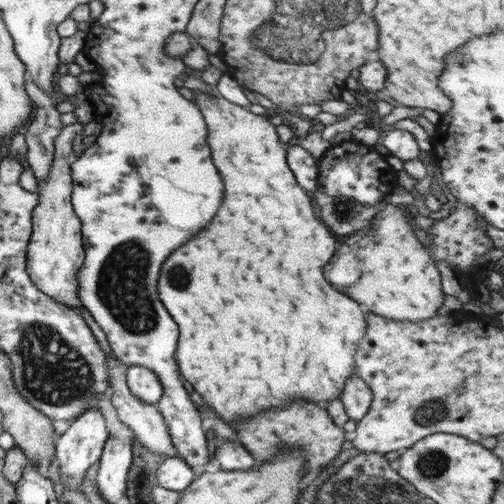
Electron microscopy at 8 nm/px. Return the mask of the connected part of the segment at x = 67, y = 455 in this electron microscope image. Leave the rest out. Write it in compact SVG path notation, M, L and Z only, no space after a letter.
M88 410L74 418L70 428L68 428L66 433L62 434L62 436L55 442L55 457L58 459L60 467L59 473L65 487L68 487L69 489L77 489L81 485L84 475L90 472L91 469L95 471L96 464L98 464L103 451L103 446L106 444L108 438L106 419L104 419L104 415L102 415L99 410Z

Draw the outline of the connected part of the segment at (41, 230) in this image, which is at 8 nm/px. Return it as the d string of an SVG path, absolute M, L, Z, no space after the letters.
M74 123L64 125L55 138L55 151L50 173L45 181L37 183L38 204L32 213L32 234L27 246L27 271L32 282L44 294L54 300L69 306L78 314L83 303L78 298L77 272L84 264L85 250L81 235L81 220L76 216L71 194L73 180L71 179L71 162L74 158L72 144L74 138L82 135L84 125Z

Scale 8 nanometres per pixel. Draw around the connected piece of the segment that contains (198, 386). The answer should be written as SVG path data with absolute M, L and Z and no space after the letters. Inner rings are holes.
M212 88L212 93L210 94L193 90L193 101L205 117L208 129L207 140L210 148L212 148L212 160L214 160L214 166L218 168L218 172L220 172L220 176L224 180L224 200L222 200L222 208L212 218L212 222L166 258L157 280L160 302L162 302L164 308L166 308L174 322L179 326L179 339L175 359L180 368L180 375L192 384L194 390L200 394L206 403L206 406L212 408L222 420L226 420L228 425L236 422L236 420L240 420L240 418L250 418L250 416L254 416L254 414L258 414L258 412L262 412L266 408L282 406L284 402L300 400L300 398L302 400L312 400L312 403L325 407L330 400L340 399L346 380L350 376L356 375L356 364L354 363L355 350L358 348L358 343L362 340L362 337L366 334L367 324L364 324L366 313L362 312L360 304L350 300L348 296L340 294L338 290L334 290L326 282L326 278L322 274L322 268L328 264L332 254L338 252L338 248L342 246L342 242L346 238L354 235L342 236L335 234L332 236L330 230L326 234L326 226L316 218L308 194L296 184L294 174L288 168L290 164L286 164L287 150L285 146L280 144L276 130L277 121L269 120L265 115L254 114L248 107L228 101L214 88Z

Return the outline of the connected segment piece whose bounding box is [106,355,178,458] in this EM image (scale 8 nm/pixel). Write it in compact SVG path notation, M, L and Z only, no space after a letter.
M106 355L106 365L108 365L108 381L110 381L110 388L112 388L112 405L116 409L120 422L130 427L134 431L135 438L140 441L142 446L148 448L152 452L159 455L166 455L168 457L178 457L177 450L172 443L170 433L168 433L168 426L164 423L162 413L153 404L138 400L132 392L130 392L126 384L126 369L124 364L119 361L119 358L114 355Z

